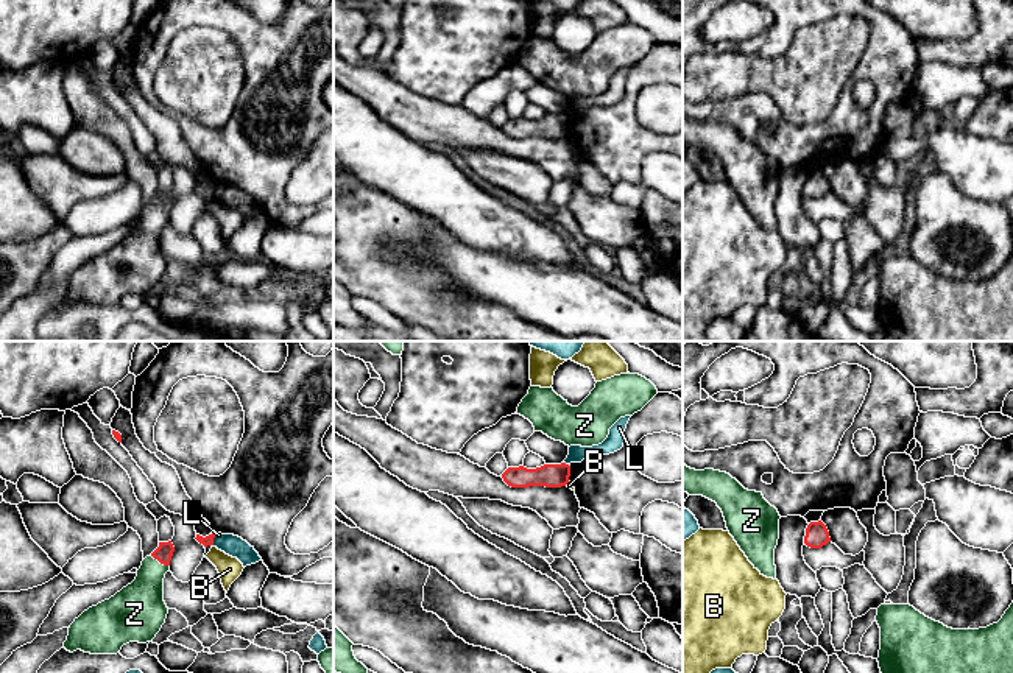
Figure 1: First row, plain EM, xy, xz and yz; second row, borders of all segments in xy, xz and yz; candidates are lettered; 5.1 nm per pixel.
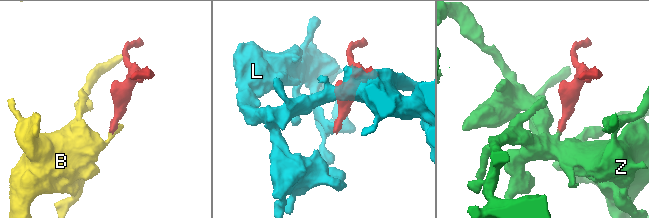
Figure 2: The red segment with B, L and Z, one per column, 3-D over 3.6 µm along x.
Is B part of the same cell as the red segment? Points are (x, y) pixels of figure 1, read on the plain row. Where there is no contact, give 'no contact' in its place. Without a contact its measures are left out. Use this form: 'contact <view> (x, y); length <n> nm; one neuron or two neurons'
contact xz (566, 134); length 40 nm; two neurons

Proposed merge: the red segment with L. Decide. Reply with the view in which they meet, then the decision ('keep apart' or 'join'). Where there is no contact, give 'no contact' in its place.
contact in xy; keep apart

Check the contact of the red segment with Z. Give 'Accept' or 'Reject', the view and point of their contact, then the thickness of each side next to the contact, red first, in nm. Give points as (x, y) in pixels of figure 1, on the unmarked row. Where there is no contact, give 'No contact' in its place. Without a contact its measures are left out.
Accept. Touches red at xy (159, 212). Thickness 90 nm (red) against 240 nm

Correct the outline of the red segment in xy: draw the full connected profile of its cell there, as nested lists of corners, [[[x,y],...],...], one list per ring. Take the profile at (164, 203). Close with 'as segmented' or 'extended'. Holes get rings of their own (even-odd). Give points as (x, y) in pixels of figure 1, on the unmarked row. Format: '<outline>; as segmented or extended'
[[[171,192],[142,212],[136,231],[109,251],[84,262],[69,279],[64,298],[73,304],[117,305],[129,293],[153,293],[165,274],[164,229],[170,221]]]; extended

